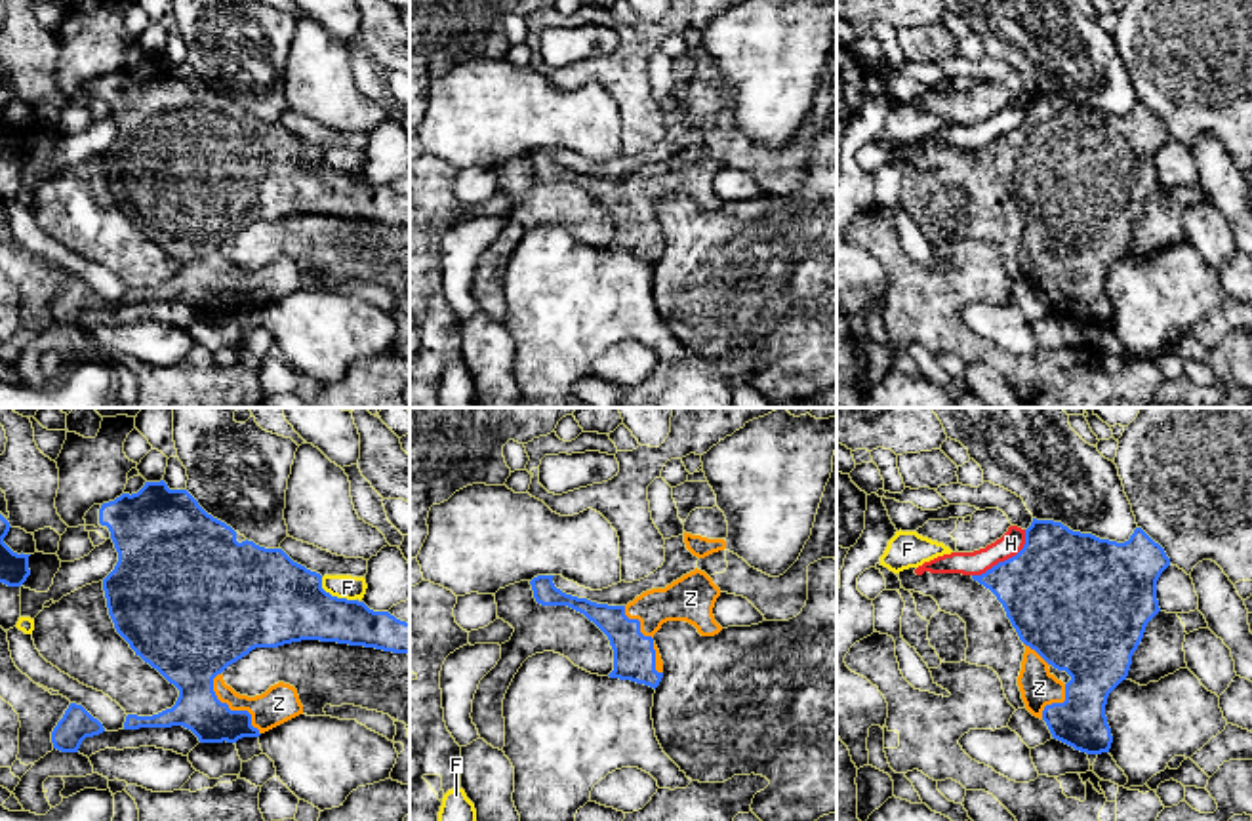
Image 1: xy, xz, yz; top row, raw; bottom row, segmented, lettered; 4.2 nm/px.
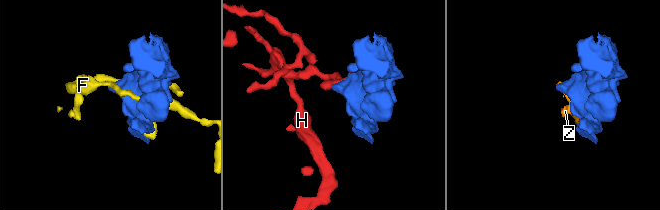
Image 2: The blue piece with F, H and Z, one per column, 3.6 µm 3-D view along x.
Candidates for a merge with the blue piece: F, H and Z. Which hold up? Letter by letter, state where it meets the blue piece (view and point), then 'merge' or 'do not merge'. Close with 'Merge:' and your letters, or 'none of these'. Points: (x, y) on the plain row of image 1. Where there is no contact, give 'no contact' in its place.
F: meets blue in xy at (334, 170); do not merge
H: meets blue in yz at (1005, 134); do not merge
Z: meets blue in xy at (229, 282); merge
Merge: Z

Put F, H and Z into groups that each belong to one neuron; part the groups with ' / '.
F / H / Z

